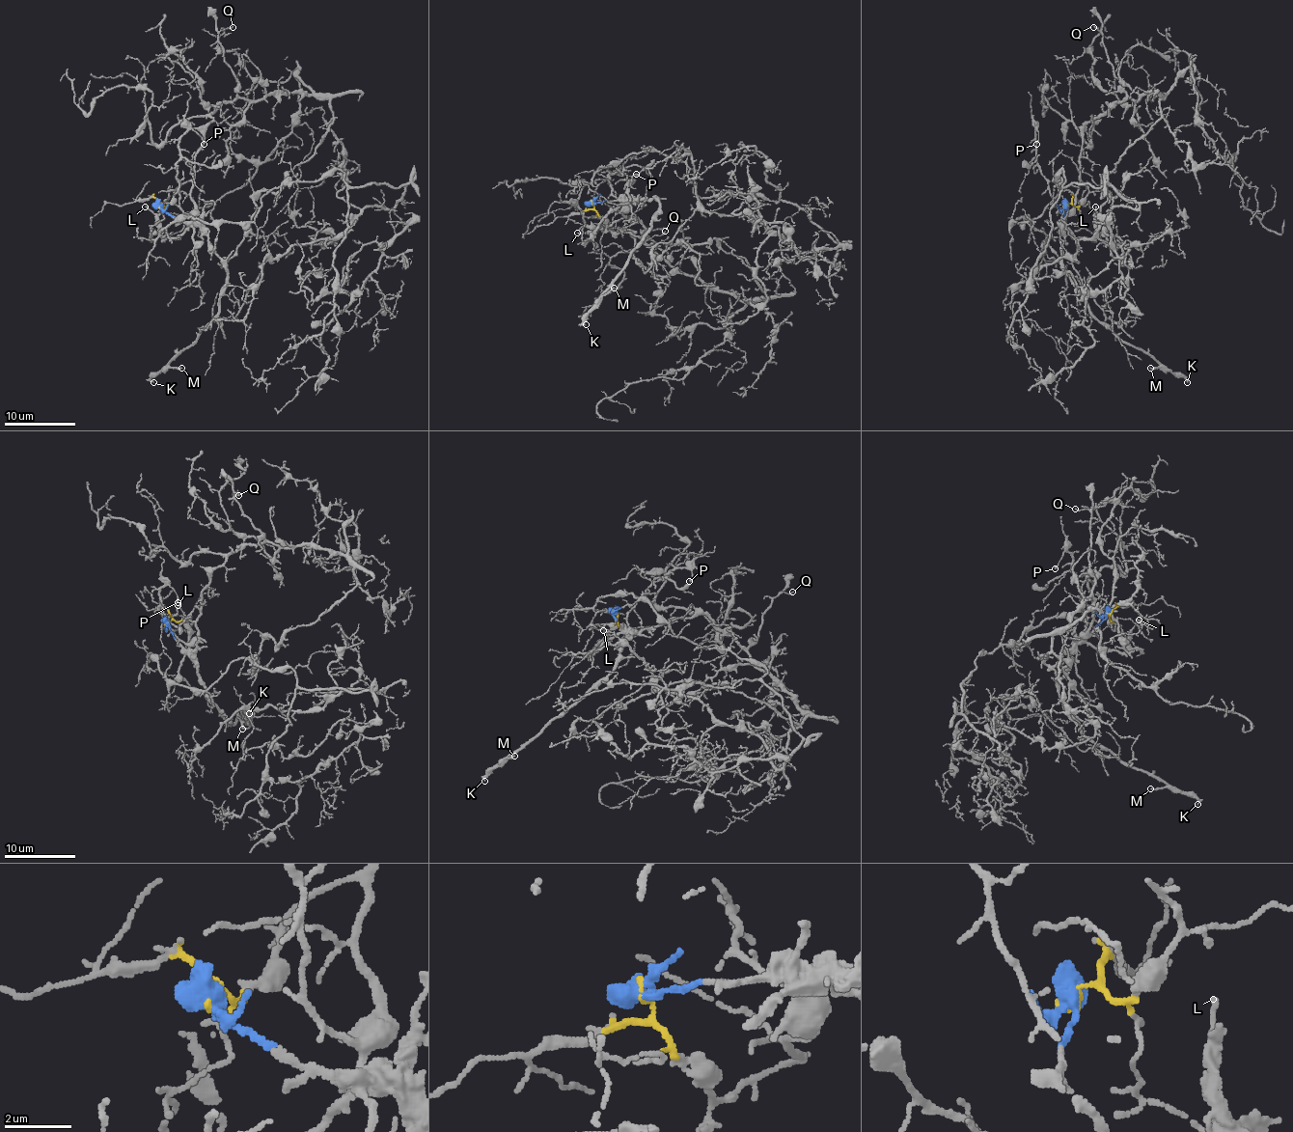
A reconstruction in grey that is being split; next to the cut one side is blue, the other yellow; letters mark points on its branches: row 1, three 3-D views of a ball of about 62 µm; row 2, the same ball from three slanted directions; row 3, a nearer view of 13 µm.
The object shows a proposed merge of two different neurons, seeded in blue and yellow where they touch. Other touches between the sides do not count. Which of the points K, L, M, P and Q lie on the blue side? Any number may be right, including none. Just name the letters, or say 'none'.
K, L, M

